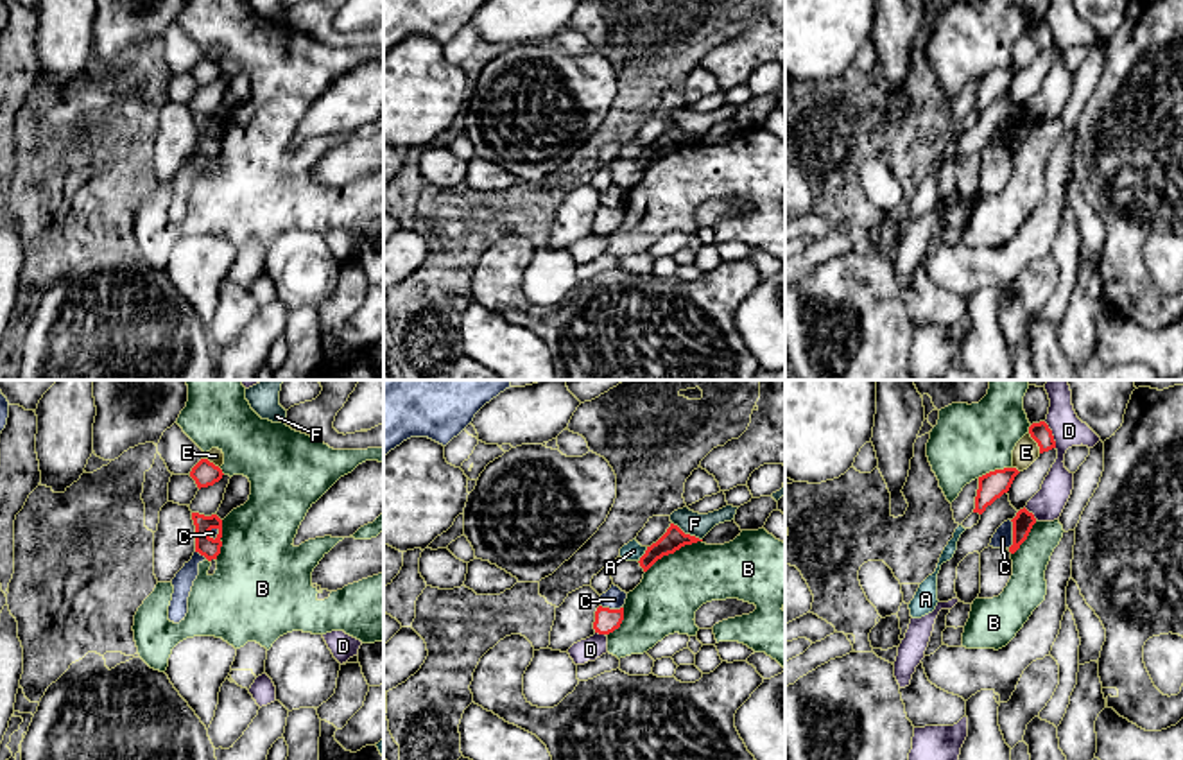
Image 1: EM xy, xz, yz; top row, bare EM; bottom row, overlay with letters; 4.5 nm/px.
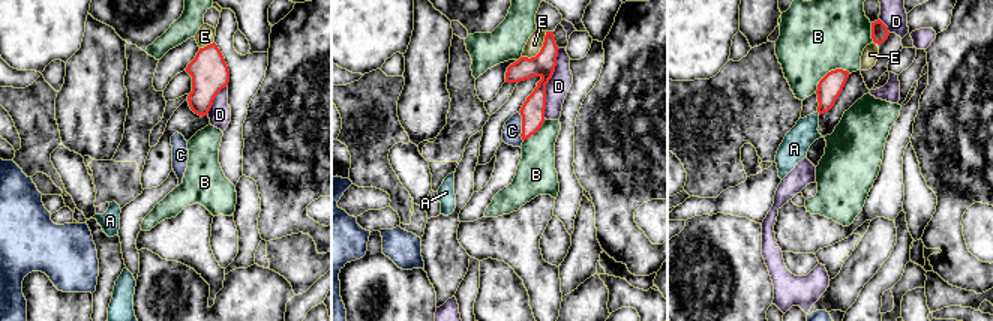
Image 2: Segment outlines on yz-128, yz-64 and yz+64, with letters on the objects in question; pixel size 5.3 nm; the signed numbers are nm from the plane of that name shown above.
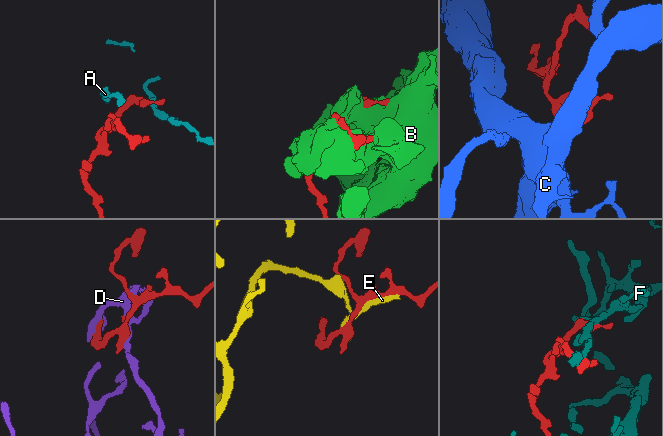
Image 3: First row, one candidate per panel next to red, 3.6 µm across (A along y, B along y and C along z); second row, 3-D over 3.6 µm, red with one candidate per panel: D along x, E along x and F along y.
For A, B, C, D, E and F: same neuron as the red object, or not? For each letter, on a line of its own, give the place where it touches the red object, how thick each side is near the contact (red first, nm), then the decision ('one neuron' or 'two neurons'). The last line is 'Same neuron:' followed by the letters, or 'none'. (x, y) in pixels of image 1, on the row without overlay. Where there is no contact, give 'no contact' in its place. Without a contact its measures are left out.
A: xz (644, 153) | 100/90 nm | two neurons
B: xz (673, 151) | 100/280 nm | two neurons
C: yz (1013, 133) | 90/90 nm | two neurons
D: yz (1051, 33) | 90/150 nm | two neurons
E: yz (1036, 40) | 90/110 nm | two neurons
F: xz (687, 133) | 100/110 nm | two neurons
Same neuron: none

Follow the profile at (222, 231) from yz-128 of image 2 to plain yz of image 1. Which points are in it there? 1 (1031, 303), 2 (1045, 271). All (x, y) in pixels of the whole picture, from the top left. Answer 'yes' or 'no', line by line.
1: yes
2: yes

